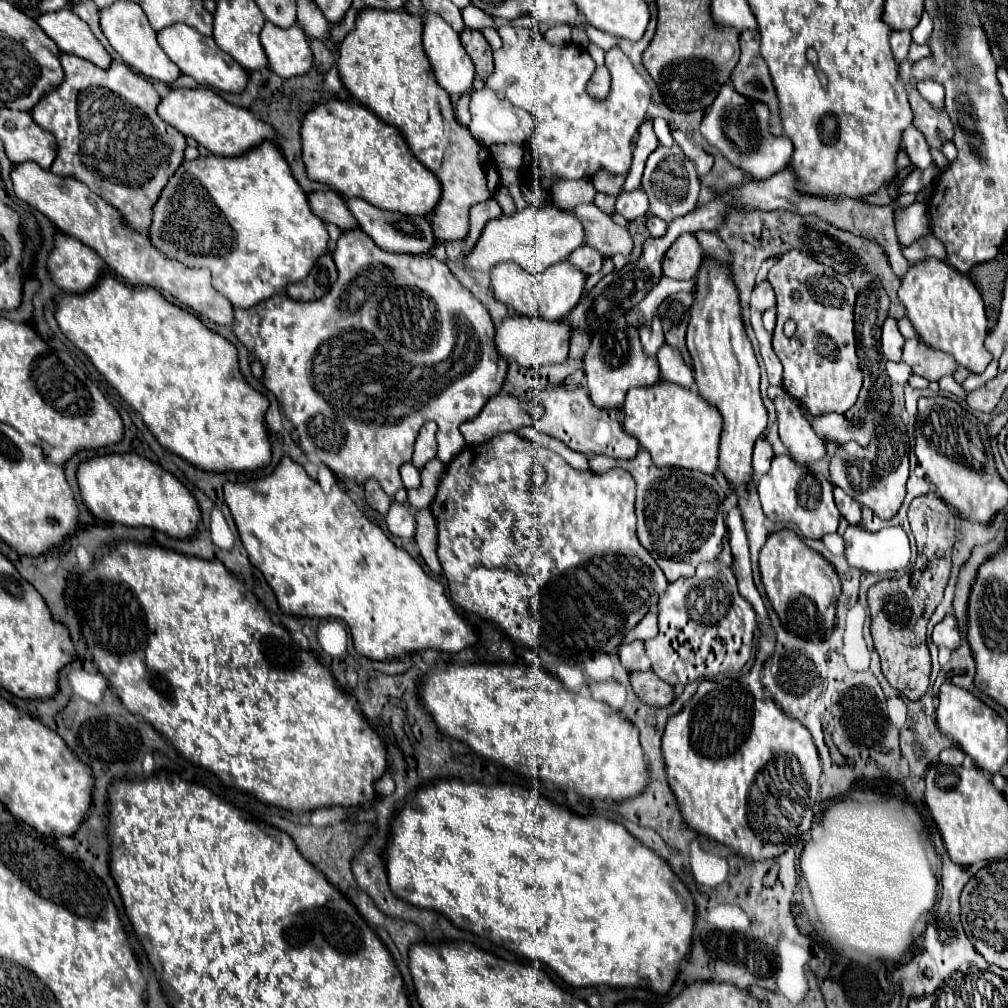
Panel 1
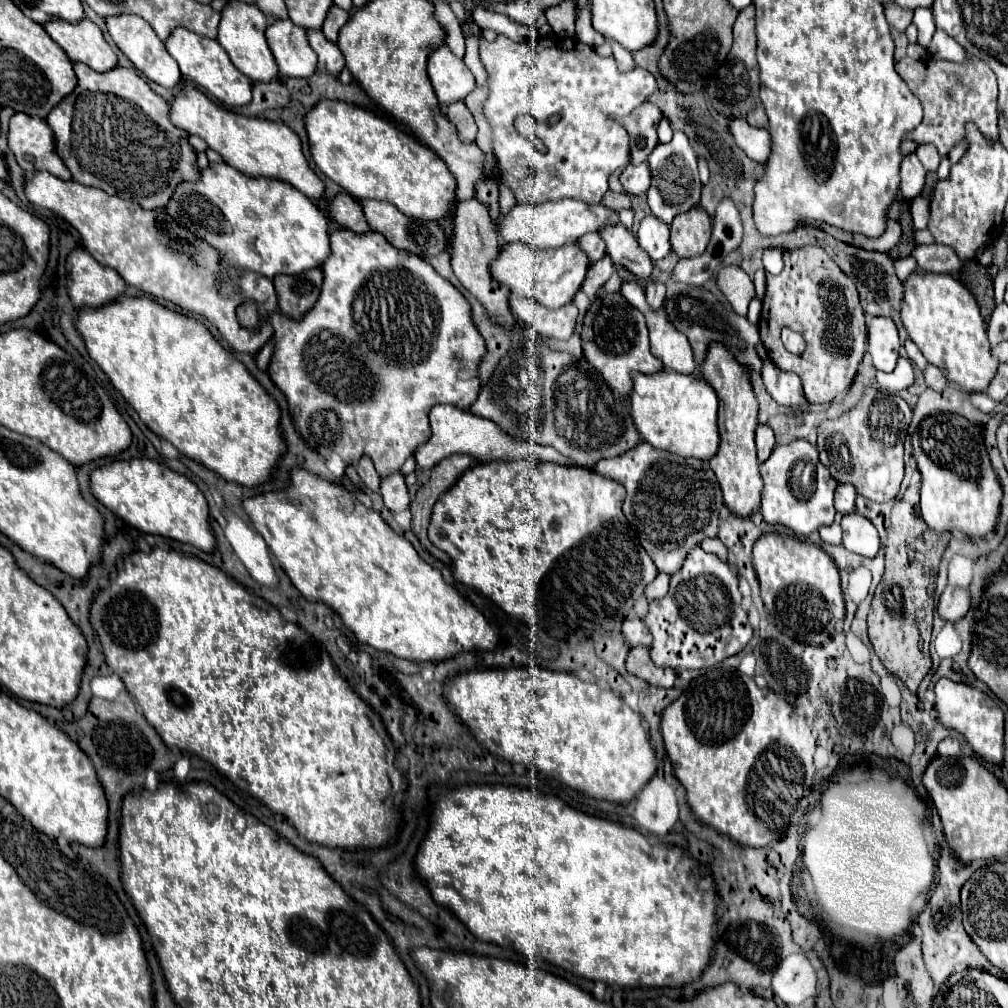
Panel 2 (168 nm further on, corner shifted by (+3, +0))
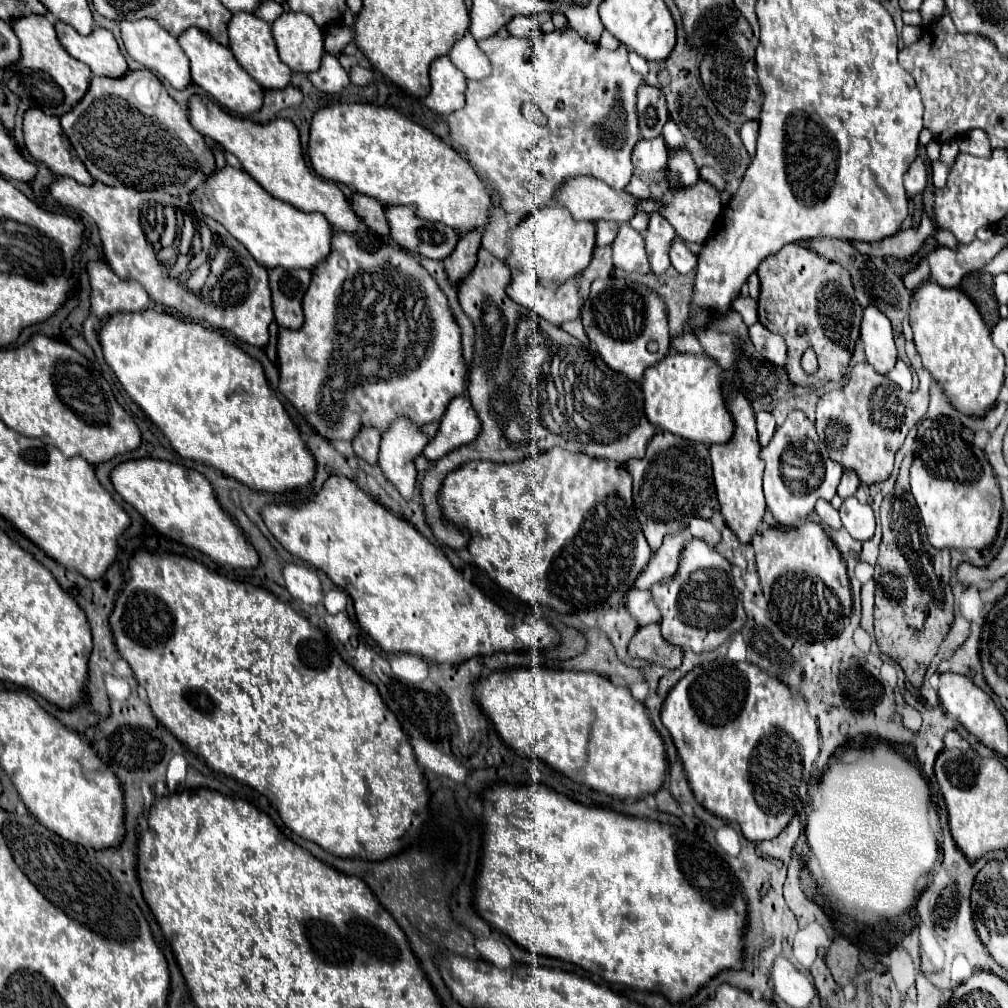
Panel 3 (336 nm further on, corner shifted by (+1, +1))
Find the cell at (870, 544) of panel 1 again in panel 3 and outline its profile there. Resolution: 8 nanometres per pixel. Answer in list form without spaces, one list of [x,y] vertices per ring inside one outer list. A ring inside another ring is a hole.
[[[850,497],[840,507],[840,519],[844,529],[856,539],[856,541],[868,541],[874,537],[876,521],[874,511],[870,505],[860,503],[856,497]]]

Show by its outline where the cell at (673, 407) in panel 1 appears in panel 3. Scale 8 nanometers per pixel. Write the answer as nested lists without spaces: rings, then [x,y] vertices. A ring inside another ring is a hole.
[[[670,353],[644,373],[644,413],[660,431],[704,445],[724,445],[734,431],[734,423],[722,399],[724,381],[726,373],[718,369],[718,363],[712,359],[706,359],[704,355]]]

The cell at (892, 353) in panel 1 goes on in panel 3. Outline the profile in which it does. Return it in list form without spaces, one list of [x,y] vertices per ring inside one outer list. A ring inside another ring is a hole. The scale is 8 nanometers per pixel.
[[[866,307],[860,335],[868,363],[874,371],[888,373],[896,365],[896,343],[890,319],[876,307]]]

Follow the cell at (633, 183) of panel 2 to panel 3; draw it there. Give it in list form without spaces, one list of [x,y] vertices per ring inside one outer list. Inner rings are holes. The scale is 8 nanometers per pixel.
[[[662,135],[650,141],[638,141],[632,153],[632,165],[638,173],[656,173],[666,167],[666,143]]]

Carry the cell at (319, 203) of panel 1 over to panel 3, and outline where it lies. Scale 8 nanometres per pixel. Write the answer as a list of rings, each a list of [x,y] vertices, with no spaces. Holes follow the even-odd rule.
[[[354,193],[350,199],[352,211],[366,223],[366,227],[378,235],[378,237],[388,237],[388,227],[386,227],[386,219],[382,215],[384,205],[380,205],[376,199],[362,195],[362,193]]]

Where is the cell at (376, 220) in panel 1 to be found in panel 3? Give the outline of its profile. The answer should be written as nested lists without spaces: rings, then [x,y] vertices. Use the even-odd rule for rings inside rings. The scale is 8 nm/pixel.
[[[386,207],[384,213],[390,225],[390,239],[414,255],[446,259],[458,243],[458,233],[452,227],[418,219],[406,207]]]

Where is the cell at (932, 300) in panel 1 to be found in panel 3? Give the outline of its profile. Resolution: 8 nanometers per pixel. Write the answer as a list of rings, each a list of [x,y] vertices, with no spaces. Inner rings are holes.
[[[928,279],[912,295],[910,327],[924,367],[942,385],[952,405],[966,415],[982,417],[996,403],[1004,383],[1004,355],[992,345],[990,329],[976,305],[962,289],[946,289]]]

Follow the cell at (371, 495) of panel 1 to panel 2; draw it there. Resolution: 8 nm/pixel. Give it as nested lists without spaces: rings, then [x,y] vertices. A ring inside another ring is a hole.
[[[360,458],[358,464],[356,464],[356,472],[358,472],[358,476],[362,478],[362,482],[364,482],[370,490],[376,490],[376,492],[380,490],[380,476],[378,476],[372,460]]]

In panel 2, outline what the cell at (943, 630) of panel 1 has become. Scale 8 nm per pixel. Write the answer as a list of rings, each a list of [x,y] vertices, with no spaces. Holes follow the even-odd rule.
[[[958,586],[942,592],[942,598],[938,602],[938,612],[944,620],[948,622],[958,622],[970,608],[970,588],[968,586]]]

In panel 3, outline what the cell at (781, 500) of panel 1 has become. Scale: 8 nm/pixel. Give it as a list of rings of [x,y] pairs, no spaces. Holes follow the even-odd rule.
[[[802,411],[790,413],[788,421],[776,429],[770,445],[762,447],[760,457],[766,463],[764,495],[768,511],[778,523],[788,527],[796,527],[804,521],[814,511],[818,499],[832,501],[844,473],[844,469],[826,455],[826,447],[822,447],[814,423],[808,421]]]

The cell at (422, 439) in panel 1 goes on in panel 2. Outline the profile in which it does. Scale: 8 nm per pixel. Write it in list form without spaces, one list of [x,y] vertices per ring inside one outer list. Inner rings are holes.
[[[436,406],[430,412],[430,428],[432,428],[432,436],[426,444],[422,444],[416,452],[416,464],[422,470],[430,470],[432,466],[436,466],[442,458],[456,454],[456,452],[466,452],[474,458],[480,460],[500,460],[500,452],[512,452],[510,448],[514,444],[518,444],[518,440],[510,440],[506,434],[502,434],[502,430],[486,418],[480,418],[468,410],[460,410],[456,406]]]

